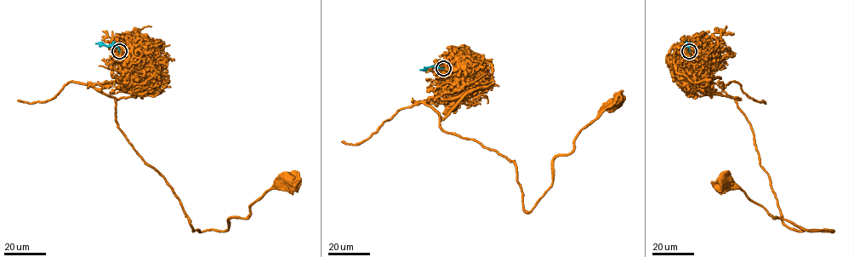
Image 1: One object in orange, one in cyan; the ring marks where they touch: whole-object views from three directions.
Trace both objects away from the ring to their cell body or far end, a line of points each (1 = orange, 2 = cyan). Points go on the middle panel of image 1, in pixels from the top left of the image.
1: (443, 68), (482, 87), (439, 126), (512, 161), (529, 212), (550, 186), (553, 159), (613, 102)
2: (443, 68), (429, 66), (420, 69)

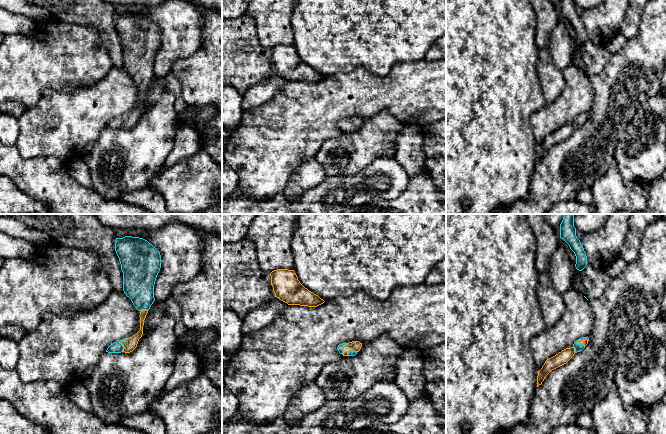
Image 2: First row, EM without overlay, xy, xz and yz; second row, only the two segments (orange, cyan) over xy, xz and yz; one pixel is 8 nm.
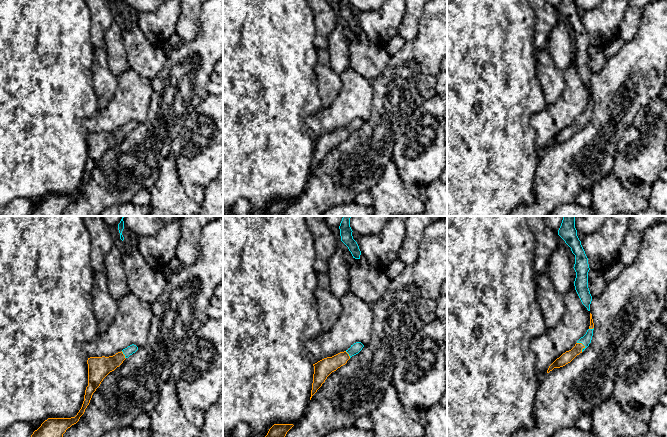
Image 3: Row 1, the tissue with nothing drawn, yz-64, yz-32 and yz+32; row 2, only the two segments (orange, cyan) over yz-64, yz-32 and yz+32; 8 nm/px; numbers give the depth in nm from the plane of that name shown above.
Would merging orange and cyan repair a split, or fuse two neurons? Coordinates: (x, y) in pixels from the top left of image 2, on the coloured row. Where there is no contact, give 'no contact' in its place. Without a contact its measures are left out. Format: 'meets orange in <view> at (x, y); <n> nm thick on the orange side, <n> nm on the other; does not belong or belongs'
meets orange in xy at (121, 343); 100 nm thick on the orange side, 90 nm on the other; belongs

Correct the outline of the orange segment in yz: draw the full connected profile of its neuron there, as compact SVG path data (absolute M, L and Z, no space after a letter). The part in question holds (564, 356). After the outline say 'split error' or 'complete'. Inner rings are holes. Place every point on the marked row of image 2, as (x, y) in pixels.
M581 337L573 344L571 348L566 348L555 356L547 359L542 368L538 371L537 387L542 384L545 377L552 370L566 364L574 356L575 353L582 351L588 344L588 341L588 337Z | split error

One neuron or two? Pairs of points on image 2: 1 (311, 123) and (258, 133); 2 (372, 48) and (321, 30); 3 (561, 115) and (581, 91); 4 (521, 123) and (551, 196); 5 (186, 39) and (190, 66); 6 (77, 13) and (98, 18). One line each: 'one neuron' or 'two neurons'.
1: one neuron
2: one neuron
3: one neuron
4: two neurons
5: two neurons
6: one neuron

